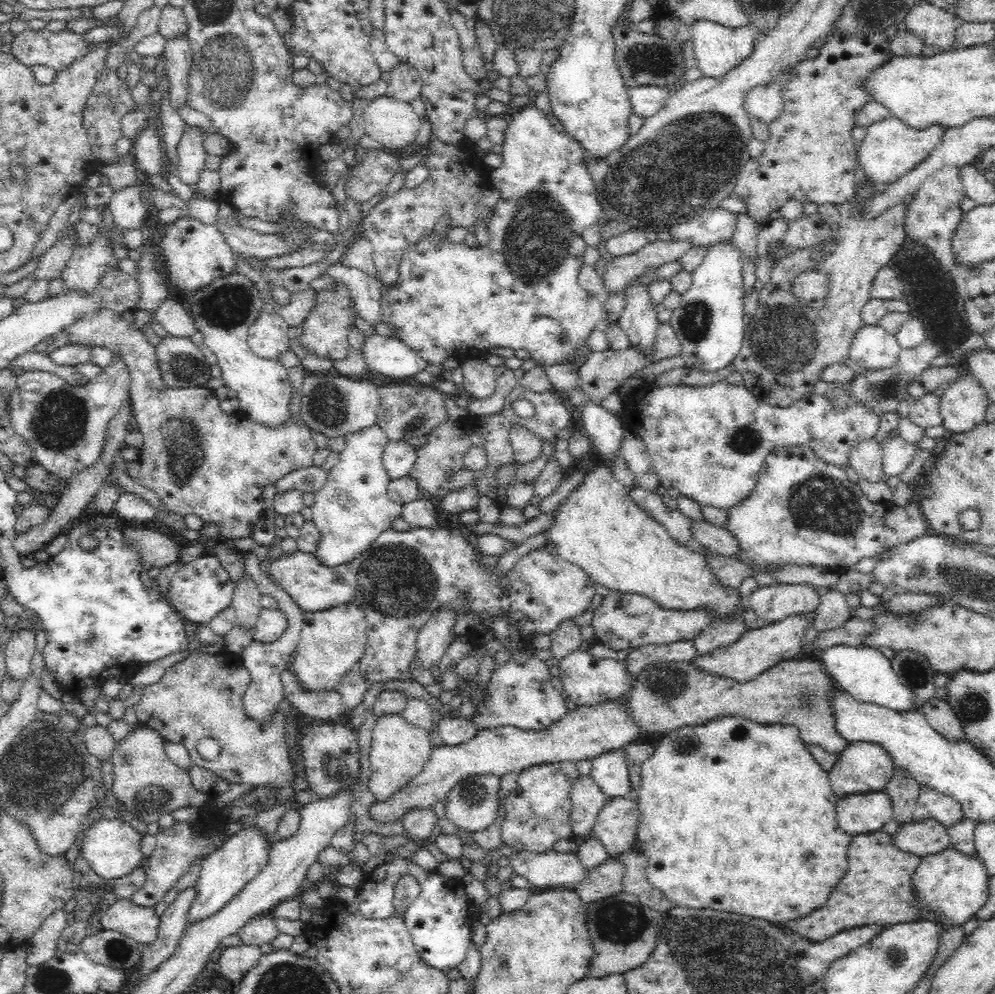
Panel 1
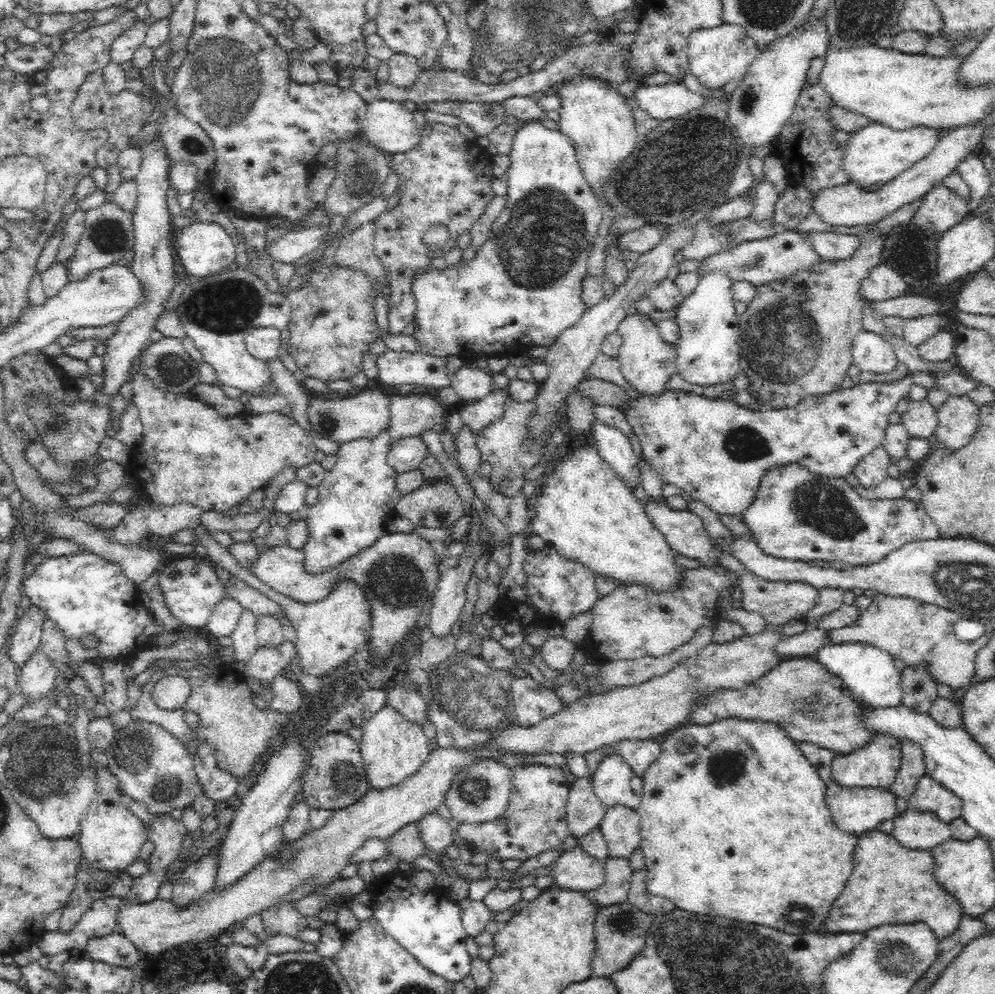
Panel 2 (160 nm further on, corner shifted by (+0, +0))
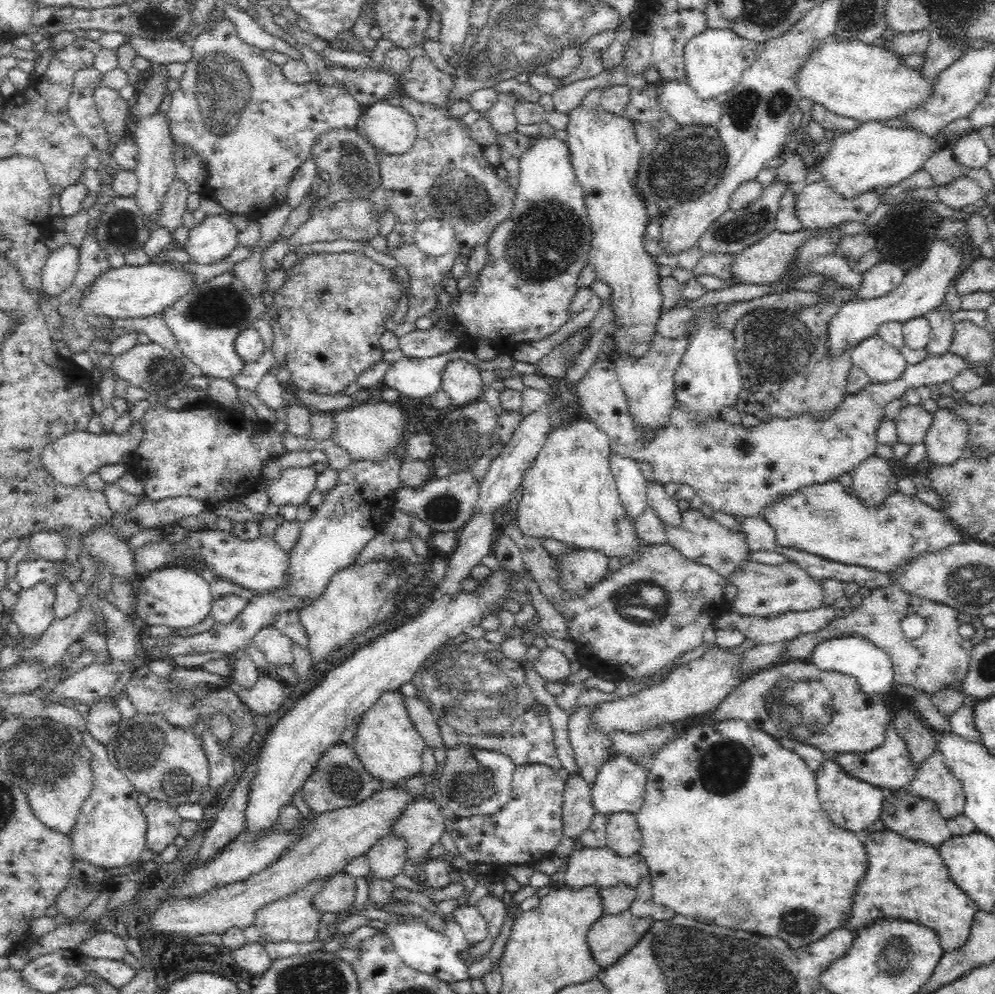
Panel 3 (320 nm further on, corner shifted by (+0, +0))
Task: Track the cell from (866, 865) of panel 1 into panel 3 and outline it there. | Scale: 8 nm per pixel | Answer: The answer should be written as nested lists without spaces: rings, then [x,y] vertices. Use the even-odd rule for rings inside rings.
[[[888,829],[868,834],[868,839],[864,840],[863,845],[866,848],[868,866],[852,894],[852,904],[845,914],[843,926],[856,932],[878,918],[915,922],[935,930],[944,952],[958,948],[966,940],[974,913],[978,910],[972,899],[950,880],[948,869],[940,858],[937,847],[925,845],[923,842],[908,841]]]

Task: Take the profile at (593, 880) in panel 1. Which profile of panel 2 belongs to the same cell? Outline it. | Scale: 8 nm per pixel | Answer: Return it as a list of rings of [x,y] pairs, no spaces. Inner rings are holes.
[[[630,857],[612,858],[604,862],[604,882],[585,893],[585,897],[598,907],[610,906],[628,899],[631,876]]]

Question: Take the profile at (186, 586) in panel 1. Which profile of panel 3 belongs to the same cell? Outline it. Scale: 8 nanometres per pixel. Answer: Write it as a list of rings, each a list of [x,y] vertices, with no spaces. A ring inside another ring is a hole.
[[[178,563],[172,566],[165,567],[162,570],[154,570],[149,573],[150,576],[146,578],[136,592],[138,599],[136,612],[137,616],[133,618],[141,618],[148,626],[164,626],[172,629],[185,629],[188,627],[196,626],[211,613],[211,607],[214,603],[212,600],[211,589],[209,583],[199,573],[197,567],[189,565],[189,563]]]

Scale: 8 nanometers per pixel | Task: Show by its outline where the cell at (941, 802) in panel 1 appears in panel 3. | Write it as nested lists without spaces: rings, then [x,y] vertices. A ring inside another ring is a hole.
[[[935,751],[930,758],[926,758],[914,778],[903,789],[910,796],[935,804],[944,819],[963,814],[963,787],[947,773],[943,758]]]

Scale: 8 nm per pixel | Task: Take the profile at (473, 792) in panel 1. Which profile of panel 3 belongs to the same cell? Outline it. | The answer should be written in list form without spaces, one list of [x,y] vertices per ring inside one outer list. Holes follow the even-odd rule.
[[[460,745],[454,750],[446,749],[443,766],[439,768],[438,786],[440,802],[448,806],[459,818],[472,818],[478,815],[490,816],[502,810],[512,796],[513,774],[517,766],[503,754],[491,750],[478,750],[472,746]]]

